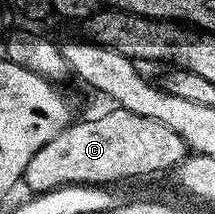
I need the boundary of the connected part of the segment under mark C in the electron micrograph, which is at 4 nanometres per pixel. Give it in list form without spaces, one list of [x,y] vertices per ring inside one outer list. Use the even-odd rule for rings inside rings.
[[[113,106],[111,110],[106,112],[105,115],[96,115],[93,119],[84,119],[81,123],[73,121],[69,123],[66,129],[62,129],[58,133],[58,137],[54,137],[54,141],[46,141],[46,145],[42,145],[42,149],[38,149],[38,153],[34,153],[34,157],[30,157],[30,161],[24,170],[23,186],[28,186],[29,192],[39,193],[41,191],[53,191],[59,187],[69,187],[72,183],[88,183],[92,187],[116,185],[119,184],[116,183],[119,179],[136,179],[139,175],[160,175],[163,171],[171,172],[189,154],[188,146],[184,143],[182,137],[178,137],[178,133],[174,133],[174,129],[162,125],[162,121],[154,121],[154,117],[142,117],[142,113],[130,113],[118,106]]]

